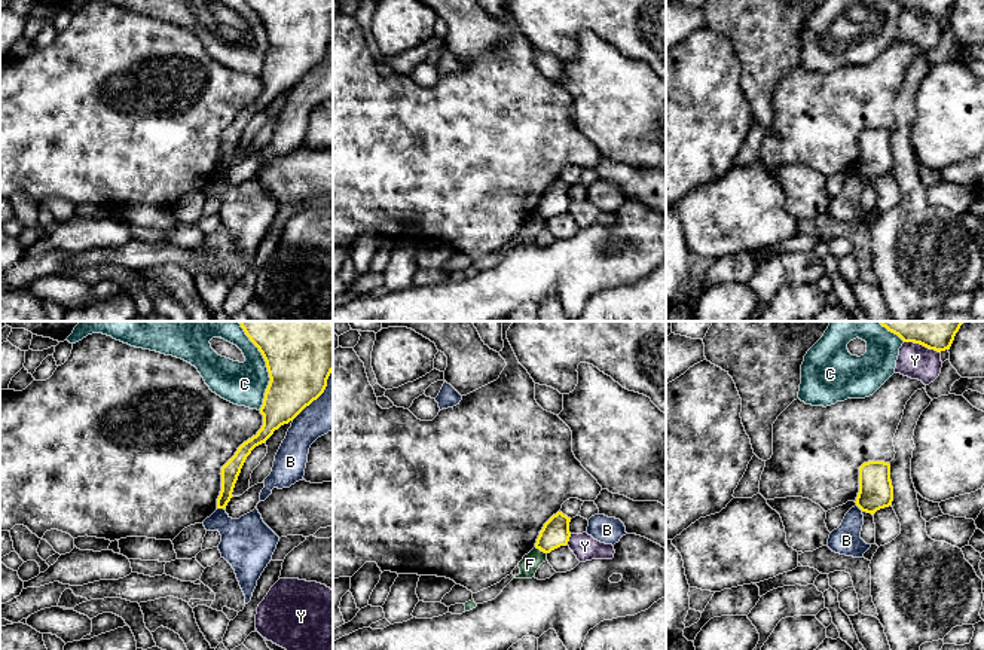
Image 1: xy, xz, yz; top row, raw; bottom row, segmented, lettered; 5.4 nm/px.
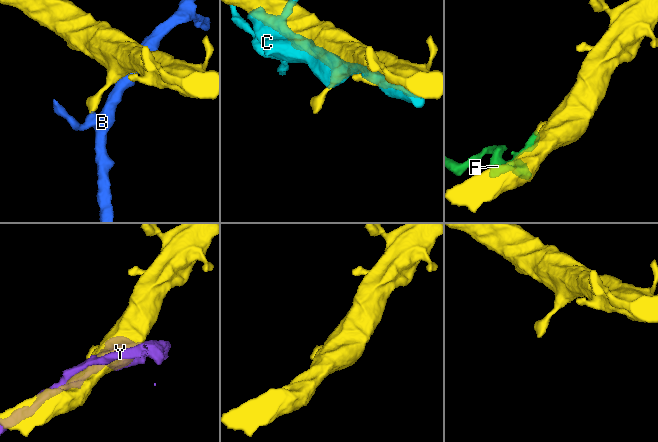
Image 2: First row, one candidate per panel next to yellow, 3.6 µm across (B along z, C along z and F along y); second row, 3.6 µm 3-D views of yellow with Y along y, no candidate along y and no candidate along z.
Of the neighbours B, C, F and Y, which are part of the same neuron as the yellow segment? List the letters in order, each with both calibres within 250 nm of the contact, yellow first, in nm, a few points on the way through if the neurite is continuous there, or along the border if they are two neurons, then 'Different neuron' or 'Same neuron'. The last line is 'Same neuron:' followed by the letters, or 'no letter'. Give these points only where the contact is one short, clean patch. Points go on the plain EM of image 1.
B: Thickness 340 nm (yellow) against 200 nm. Different neuron
C: Thickness 340 nm (yellow) against 240 nm. Different neuron
F: Thickness 150 nm (yellow) against 100 nm. Boundary: xz (535, 213), (546, 220). Different neuron
Y: Thickness 100 nm (yellow) against 190 nm. Different neuron
Same neuron: no letter

